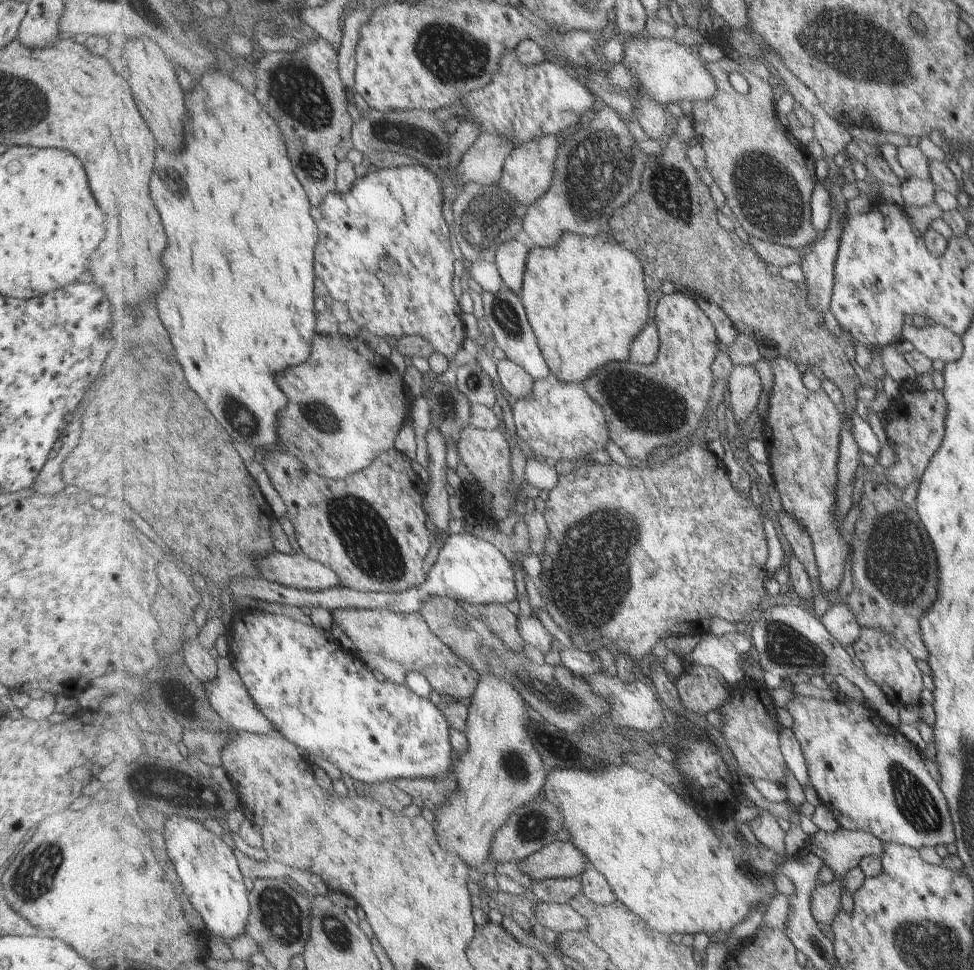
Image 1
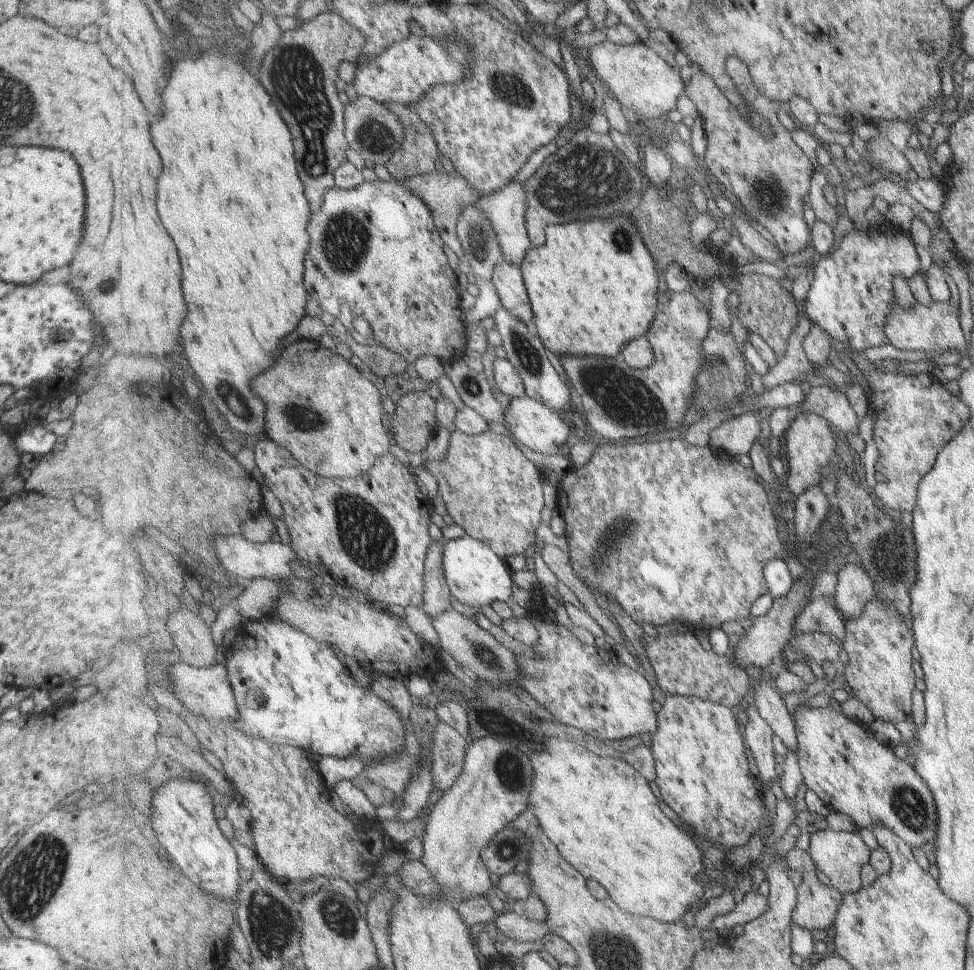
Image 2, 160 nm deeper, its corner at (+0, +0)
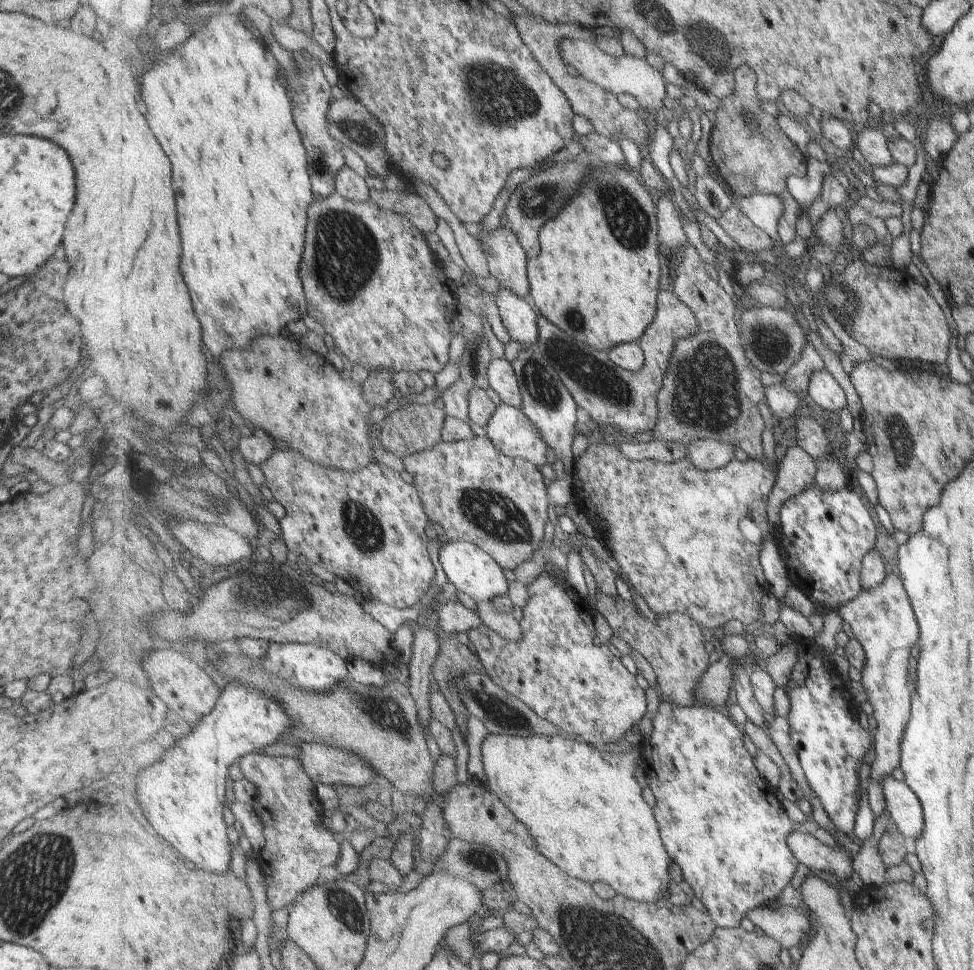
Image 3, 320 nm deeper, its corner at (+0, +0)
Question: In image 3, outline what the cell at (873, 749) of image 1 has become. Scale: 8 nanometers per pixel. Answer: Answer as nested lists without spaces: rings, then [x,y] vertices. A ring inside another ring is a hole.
[[[890,775],[882,777],[882,795],[891,824],[904,836],[914,838],[920,836],[923,828],[923,812],[919,799],[903,781],[893,780]]]

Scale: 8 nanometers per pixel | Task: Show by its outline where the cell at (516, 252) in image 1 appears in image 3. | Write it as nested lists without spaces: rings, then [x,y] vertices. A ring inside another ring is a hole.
[[[503,286],[496,298],[498,312],[511,338],[519,344],[538,344],[537,309],[531,299],[521,298]]]

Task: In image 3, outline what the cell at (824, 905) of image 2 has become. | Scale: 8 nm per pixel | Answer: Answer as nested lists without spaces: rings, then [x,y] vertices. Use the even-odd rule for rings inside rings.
[[[761,907],[747,914],[746,918],[786,949],[796,947],[803,934],[810,934],[811,930],[809,916],[796,907],[782,907],[775,911]]]

